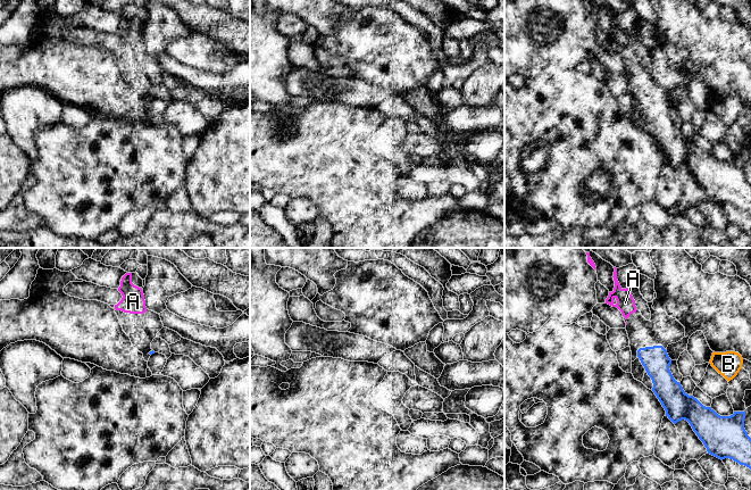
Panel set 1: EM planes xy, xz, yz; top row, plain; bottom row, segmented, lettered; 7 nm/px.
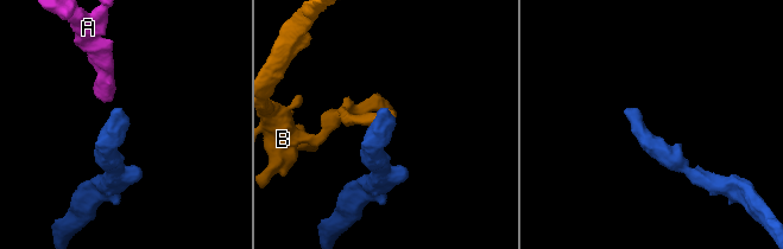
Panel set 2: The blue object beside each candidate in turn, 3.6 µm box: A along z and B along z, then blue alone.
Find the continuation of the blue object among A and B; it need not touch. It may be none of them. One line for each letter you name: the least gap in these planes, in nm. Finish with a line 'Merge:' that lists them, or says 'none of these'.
A: 190 nm apart
Merge: A

